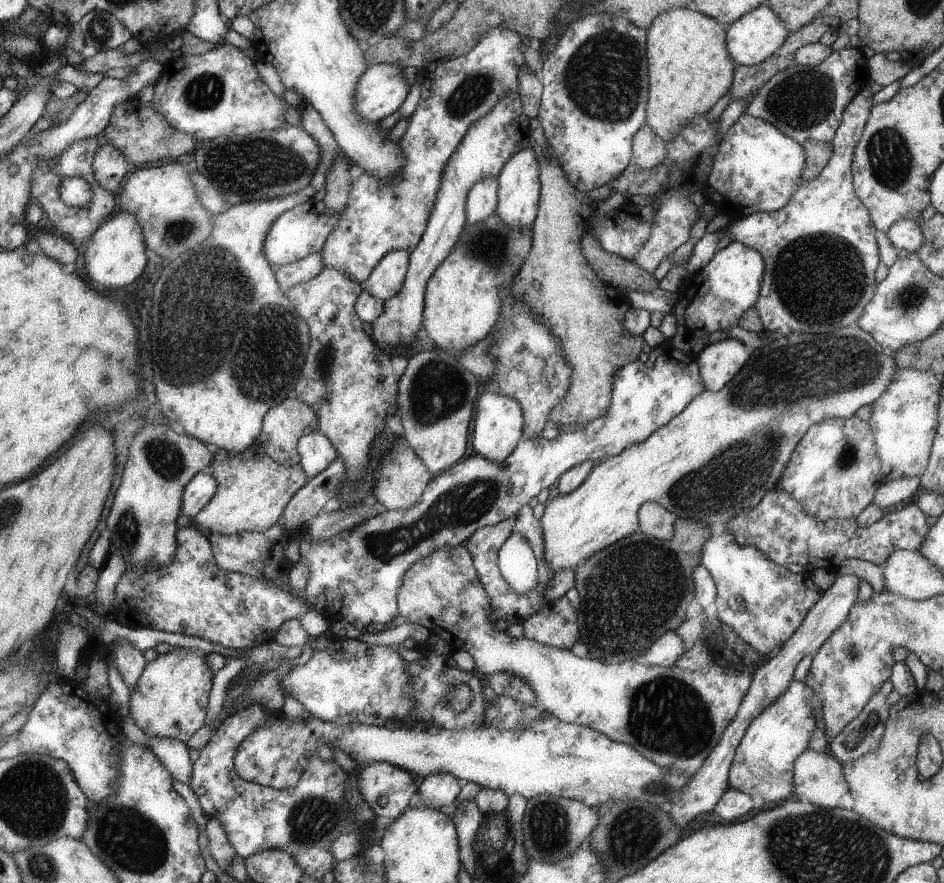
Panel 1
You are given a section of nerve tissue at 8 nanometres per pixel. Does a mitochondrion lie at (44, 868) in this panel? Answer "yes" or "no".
yes

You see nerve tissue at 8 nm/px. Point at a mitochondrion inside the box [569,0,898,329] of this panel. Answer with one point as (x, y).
(801, 100)

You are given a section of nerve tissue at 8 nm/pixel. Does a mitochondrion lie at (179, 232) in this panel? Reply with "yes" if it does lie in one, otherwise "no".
yes

